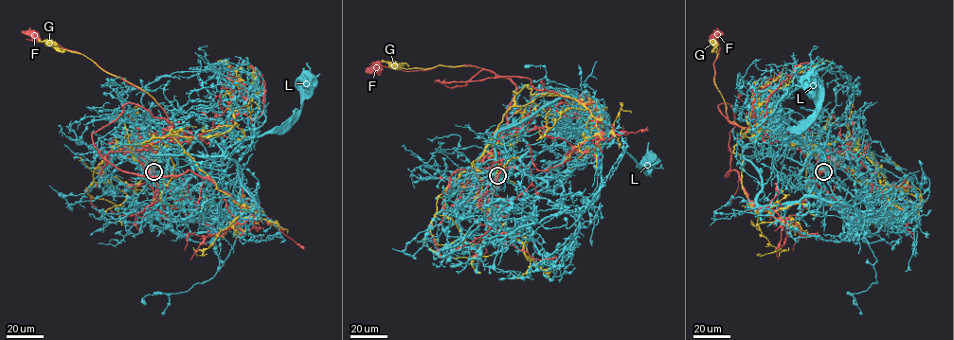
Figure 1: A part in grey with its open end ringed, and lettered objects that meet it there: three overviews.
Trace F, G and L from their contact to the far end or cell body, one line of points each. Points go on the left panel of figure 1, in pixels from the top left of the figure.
F: (152, 170), (136, 152), (172, 126), (164, 110), (82, 54), (37, 41), (34, 33)
G: (152, 170), (138, 164), (130, 148), (171, 133), (172, 123), (164, 110), (140, 88), (82, 54), (49, 43)
L: (152, 170), (151, 153), (159, 146), (187, 151), (217, 132), (255, 136), (279, 131), (299, 112), (306, 82)

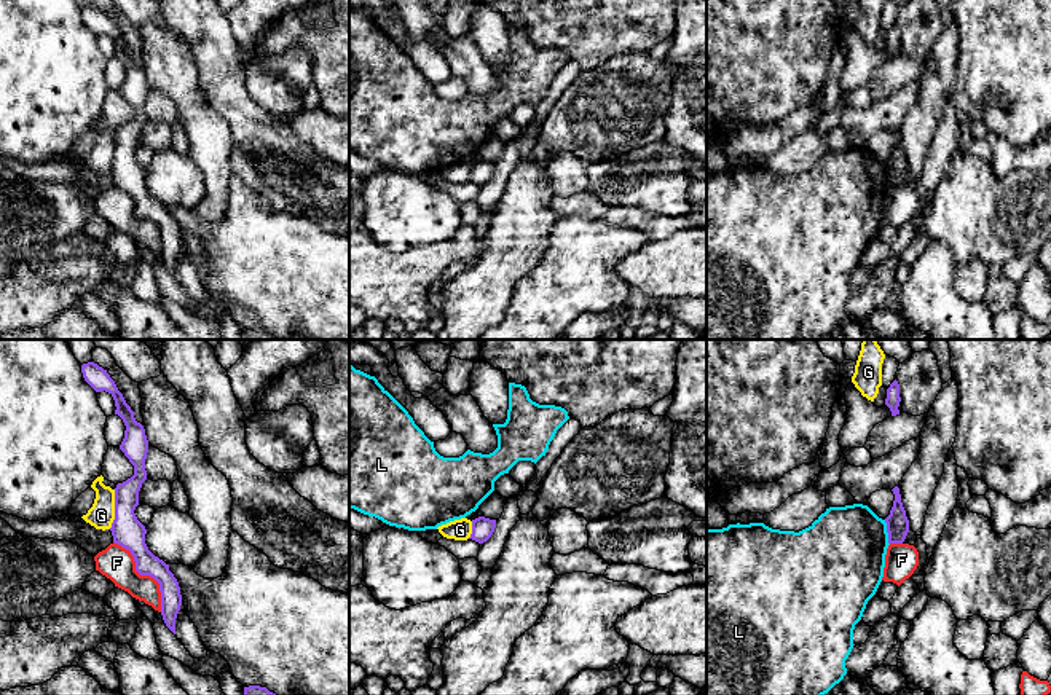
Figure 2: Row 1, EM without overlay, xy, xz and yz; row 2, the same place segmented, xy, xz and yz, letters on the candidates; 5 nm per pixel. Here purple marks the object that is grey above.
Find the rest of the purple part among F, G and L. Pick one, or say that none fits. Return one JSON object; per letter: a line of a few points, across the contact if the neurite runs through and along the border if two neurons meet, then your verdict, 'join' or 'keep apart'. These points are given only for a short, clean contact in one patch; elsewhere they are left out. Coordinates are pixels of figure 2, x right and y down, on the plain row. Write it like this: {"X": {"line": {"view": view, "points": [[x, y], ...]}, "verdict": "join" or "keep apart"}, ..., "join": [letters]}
{"F": {"verdict": "keep apart"}, "G": {"line": {"view": "xy", "points": [[115, 133], [115, 161], [109, 171]]}, "verdict": "keep apart"}, "L": {"line": {"view": "yz", "points": [[884, 163], [889, 187]]}, "verdict": "keep apart"}, "join": []}

